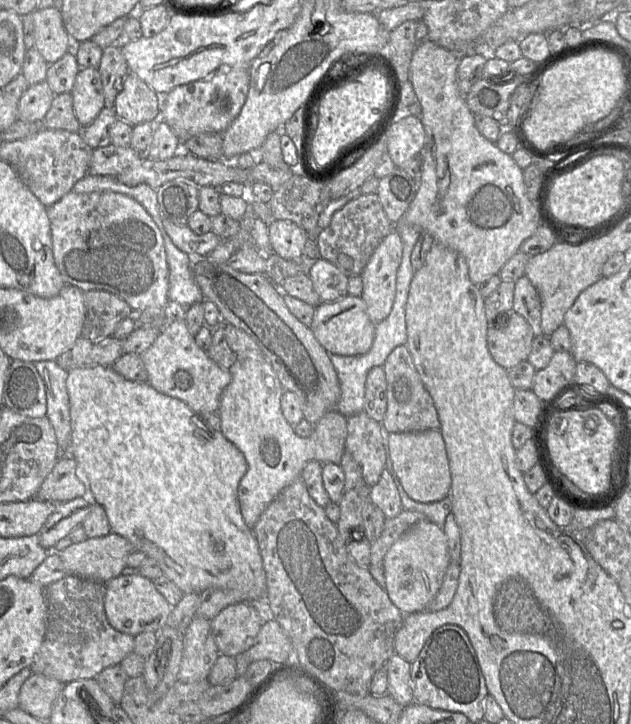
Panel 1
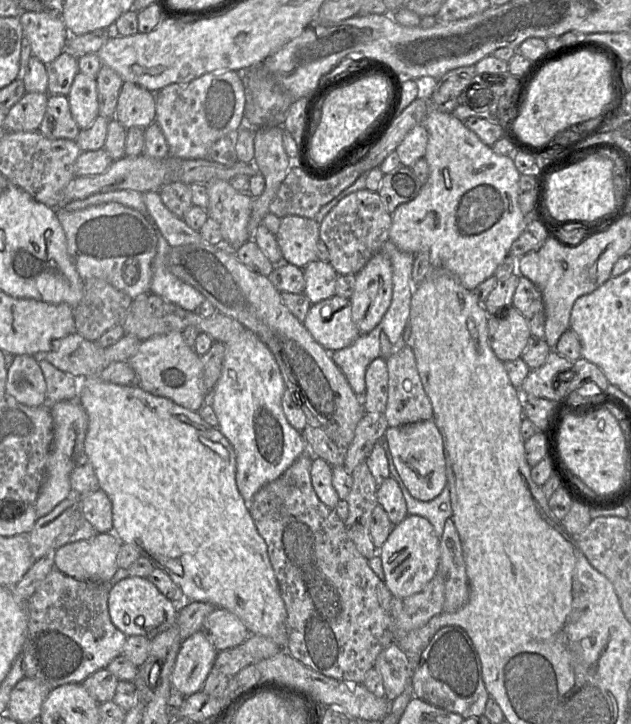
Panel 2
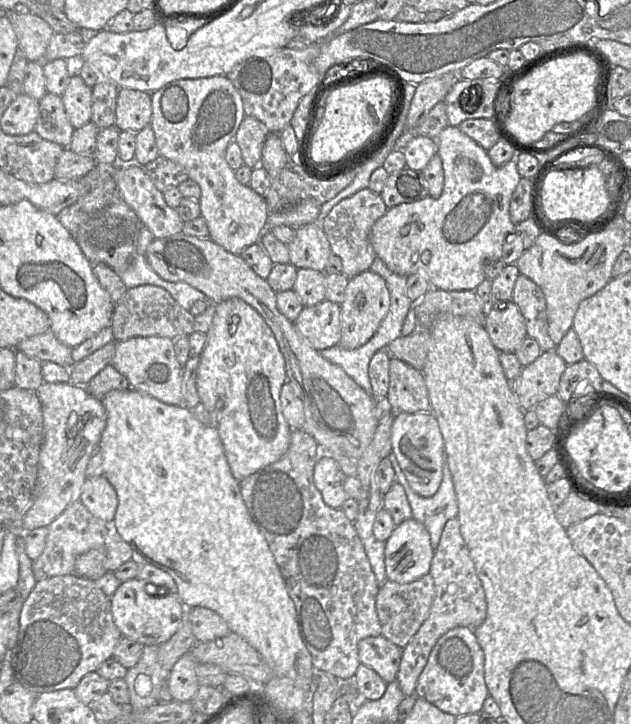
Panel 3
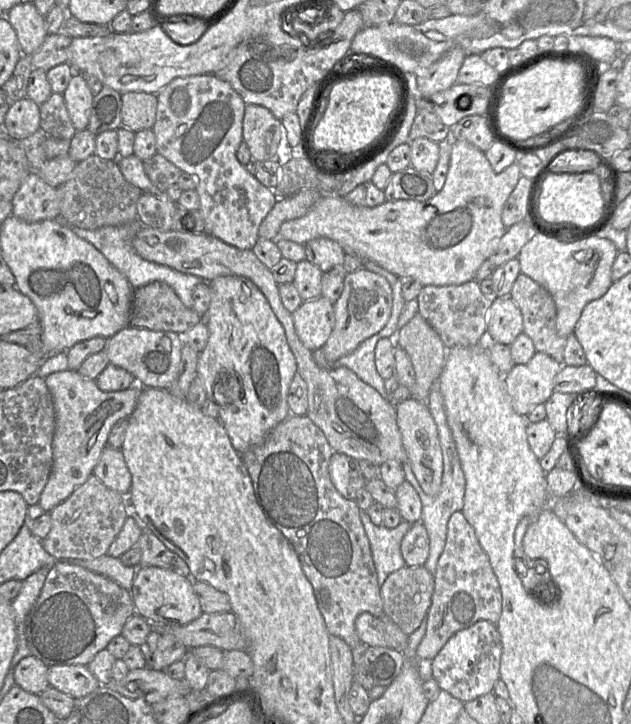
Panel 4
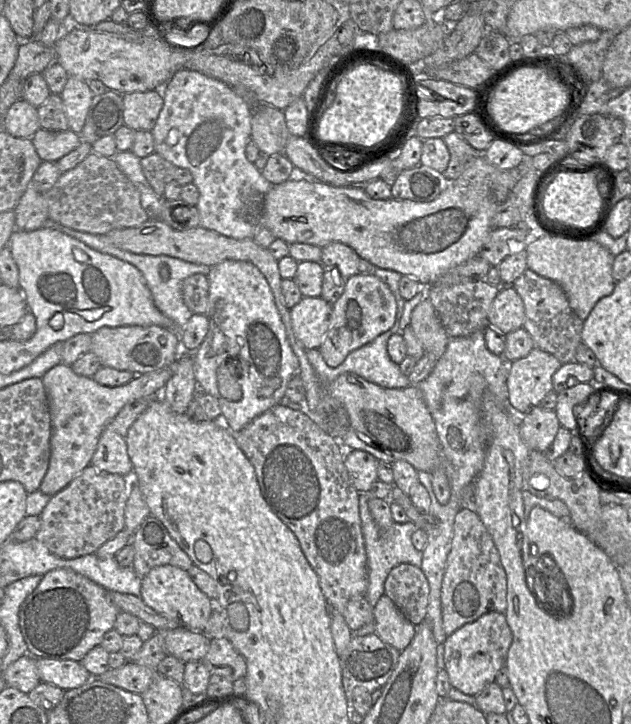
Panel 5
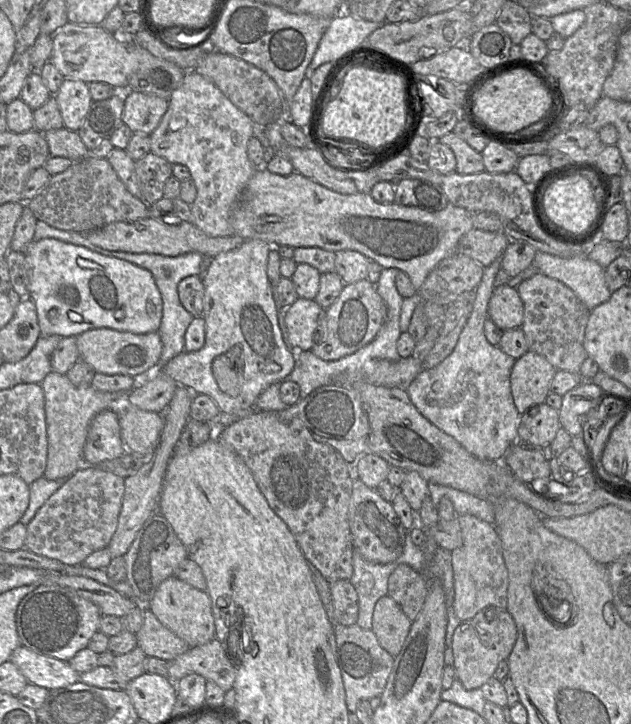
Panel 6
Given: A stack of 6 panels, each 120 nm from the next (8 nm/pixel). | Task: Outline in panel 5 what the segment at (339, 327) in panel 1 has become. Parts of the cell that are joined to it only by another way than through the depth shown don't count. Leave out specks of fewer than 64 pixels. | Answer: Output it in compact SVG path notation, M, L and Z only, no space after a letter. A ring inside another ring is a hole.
M302 297L290 309L293 332L306 350L319 348L332 324L332 304L320 297Z

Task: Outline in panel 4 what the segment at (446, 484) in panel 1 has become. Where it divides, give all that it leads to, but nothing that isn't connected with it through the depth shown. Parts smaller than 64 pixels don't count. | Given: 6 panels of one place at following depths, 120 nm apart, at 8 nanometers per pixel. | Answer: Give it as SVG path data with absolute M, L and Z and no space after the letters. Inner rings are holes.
M409 397L396 406L397 425L401 433L407 462L424 492L435 496L440 492L443 476L443 455L438 429L426 403Z

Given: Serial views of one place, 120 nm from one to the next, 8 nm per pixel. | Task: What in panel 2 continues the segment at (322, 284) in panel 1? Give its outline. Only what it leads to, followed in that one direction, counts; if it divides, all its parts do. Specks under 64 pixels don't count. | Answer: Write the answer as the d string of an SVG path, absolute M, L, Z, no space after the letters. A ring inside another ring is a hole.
M316 260L308 263L304 268L304 295L312 304L335 296L335 285L338 278L336 270L329 264Z

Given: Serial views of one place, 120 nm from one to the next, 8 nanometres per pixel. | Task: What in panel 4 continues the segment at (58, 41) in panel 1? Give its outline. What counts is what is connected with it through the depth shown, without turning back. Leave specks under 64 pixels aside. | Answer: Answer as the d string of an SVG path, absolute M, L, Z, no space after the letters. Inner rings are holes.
M33 2L17 4L5 16L16 31L22 55L31 56L40 48L47 36L45 16L39 13Z

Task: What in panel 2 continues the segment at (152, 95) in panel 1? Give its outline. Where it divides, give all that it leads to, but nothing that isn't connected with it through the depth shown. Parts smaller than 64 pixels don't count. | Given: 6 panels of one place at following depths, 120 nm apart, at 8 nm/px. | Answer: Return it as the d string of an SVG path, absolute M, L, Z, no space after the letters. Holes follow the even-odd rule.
M124 81L118 97L115 118L126 129L147 128L156 122L155 93L138 84Z

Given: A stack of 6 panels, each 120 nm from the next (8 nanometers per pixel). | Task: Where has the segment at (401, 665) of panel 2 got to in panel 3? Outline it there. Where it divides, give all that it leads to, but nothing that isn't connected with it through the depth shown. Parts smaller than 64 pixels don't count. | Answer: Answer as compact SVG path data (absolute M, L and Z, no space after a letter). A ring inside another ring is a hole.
M382 635L366 637L358 643L360 663L376 671L387 684L397 678L402 651Z

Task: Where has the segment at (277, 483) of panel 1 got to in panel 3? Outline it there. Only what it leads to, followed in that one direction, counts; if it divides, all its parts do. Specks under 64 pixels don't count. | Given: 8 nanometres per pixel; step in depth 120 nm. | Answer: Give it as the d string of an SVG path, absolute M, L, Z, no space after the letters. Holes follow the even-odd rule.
M230 298L218 304L215 304L215 314L212 320L212 324L205 335L206 344L202 353L199 356L199 365L197 369L197 391L201 403L204 404L204 406L210 413L212 419L212 426L216 428L221 438L224 447L224 452L228 464L230 466L232 475L237 481L240 482L248 476L281 459L289 448L292 429L290 428L283 416L280 400L281 388L287 381L285 359L272 330L267 325L263 317L253 307L251 307L249 304L239 298ZM218 400L224 402L224 406L221 409L218 409L216 407L216 403Z

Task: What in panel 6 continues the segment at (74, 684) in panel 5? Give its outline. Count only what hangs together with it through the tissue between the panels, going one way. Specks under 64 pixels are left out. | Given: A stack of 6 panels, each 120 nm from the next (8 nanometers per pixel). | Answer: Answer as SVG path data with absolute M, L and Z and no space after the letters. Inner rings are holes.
M23 645L12 652L9 661L18 667L28 683L48 690L66 687L80 678L68 662L36 653Z

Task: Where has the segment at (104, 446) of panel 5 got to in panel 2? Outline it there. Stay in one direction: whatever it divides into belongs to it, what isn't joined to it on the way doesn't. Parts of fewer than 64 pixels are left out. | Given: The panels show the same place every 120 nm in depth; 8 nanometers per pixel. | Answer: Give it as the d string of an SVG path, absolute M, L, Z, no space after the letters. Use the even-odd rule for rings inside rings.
M100 488L80 496L80 510L97 533L107 533L112 527L112 503Z

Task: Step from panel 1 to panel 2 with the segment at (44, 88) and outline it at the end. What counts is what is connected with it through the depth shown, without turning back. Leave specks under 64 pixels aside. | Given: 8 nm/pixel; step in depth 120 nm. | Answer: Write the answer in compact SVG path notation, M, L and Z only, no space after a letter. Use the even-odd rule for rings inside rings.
M27 92L6 113L3 128L7 131L37 131L44 118L48 92Z

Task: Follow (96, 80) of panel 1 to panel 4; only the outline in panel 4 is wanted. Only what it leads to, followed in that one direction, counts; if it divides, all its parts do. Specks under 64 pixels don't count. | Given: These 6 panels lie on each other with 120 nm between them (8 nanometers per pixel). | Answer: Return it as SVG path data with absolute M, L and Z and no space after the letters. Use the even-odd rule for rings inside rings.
M74 72L68 87L63 93L63 98L76 131L85 130L90 121L94 95L83 74Z

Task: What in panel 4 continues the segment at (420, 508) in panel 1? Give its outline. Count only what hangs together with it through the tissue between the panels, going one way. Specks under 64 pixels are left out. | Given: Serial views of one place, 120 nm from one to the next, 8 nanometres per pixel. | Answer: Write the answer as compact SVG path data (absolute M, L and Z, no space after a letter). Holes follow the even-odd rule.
M438 383L432 387L428 399L427 406L432 414L432 417L436 423L438 429L438 437L443 455L443 476L442 485L440 492L435 496L430 496L424 492L420 486L415 474L413 473L408 463L402 463L403 470L405 473L405 480L409 482L417 494L419 495L422 502L422 515L421 522L425 526L430 540L429 555L424 563L424 567L435 575L437 563L440 555L443 552L447 537L448 521L451 515L456 511L462 511L464 506L464 495L466 490L465 475L460 463L459 455L457 452L456 444L451 432L451 429L447 423L446 411L444 407L443 396L438 387Z

